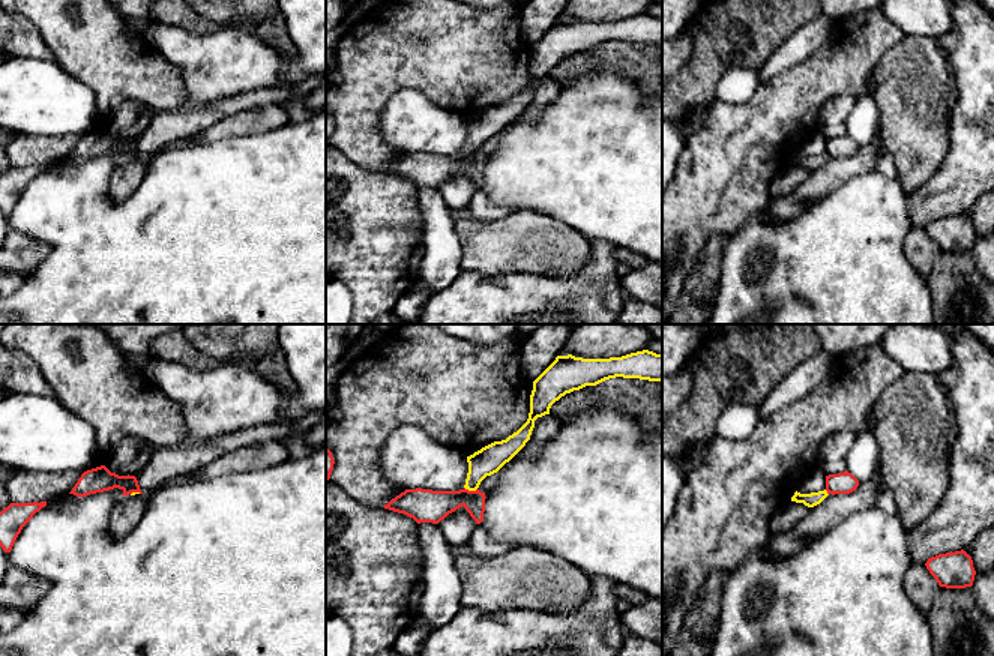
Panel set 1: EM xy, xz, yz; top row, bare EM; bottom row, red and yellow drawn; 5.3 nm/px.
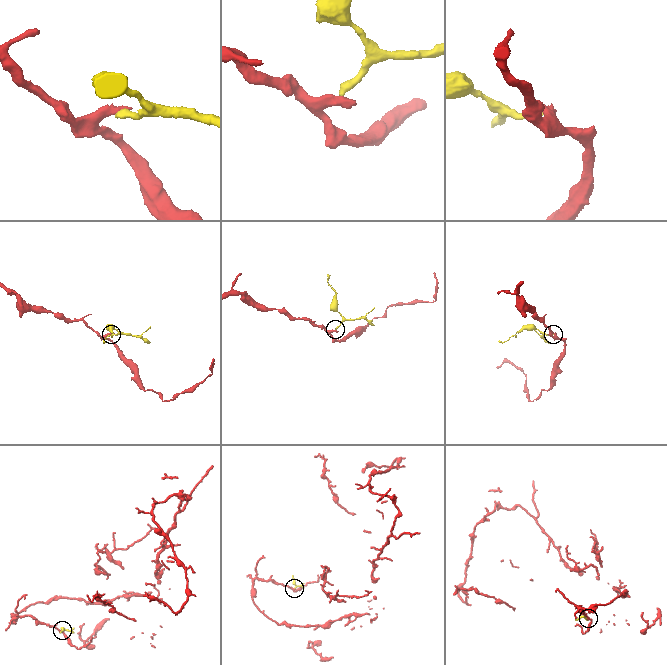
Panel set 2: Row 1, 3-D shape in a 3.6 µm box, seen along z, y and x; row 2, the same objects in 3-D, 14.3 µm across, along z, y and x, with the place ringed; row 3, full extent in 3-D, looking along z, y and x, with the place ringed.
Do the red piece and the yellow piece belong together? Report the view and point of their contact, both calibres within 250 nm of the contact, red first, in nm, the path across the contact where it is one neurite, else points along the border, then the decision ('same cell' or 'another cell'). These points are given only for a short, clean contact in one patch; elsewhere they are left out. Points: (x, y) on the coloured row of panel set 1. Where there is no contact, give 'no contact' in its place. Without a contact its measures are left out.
xz (470, 491) | 180/150 nm | along xz (464, 487), (476, 490) | another cell

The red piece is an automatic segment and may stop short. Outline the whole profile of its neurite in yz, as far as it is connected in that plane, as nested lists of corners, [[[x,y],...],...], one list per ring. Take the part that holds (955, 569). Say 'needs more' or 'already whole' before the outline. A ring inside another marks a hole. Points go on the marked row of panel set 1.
already whole; [[[964,549],[931,557],[925,566],[940,587],[965,588],[973,585],[976,570],[971,557]]]

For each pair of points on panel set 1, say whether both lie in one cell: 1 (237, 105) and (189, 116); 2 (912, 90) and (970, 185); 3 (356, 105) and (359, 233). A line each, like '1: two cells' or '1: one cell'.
1: one cell
2: two cells
3: two cells

